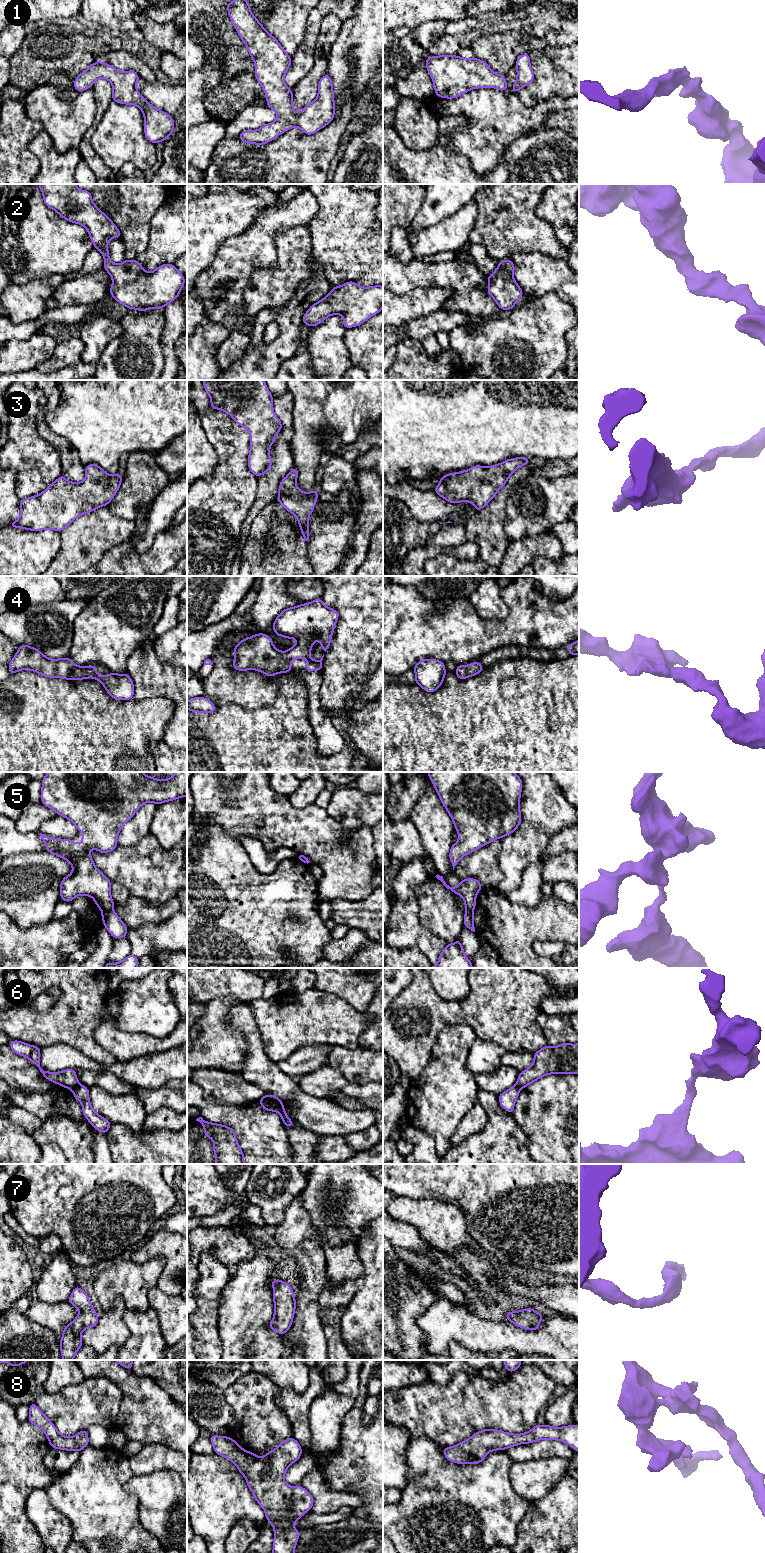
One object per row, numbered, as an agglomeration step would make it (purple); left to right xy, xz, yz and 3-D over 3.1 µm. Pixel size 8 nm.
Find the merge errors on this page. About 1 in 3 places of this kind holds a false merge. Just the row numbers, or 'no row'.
5, 6

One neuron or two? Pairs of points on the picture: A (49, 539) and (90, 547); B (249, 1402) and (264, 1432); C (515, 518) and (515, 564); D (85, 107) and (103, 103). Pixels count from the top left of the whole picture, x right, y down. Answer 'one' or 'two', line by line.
A: two
B: one
C: two
D: two

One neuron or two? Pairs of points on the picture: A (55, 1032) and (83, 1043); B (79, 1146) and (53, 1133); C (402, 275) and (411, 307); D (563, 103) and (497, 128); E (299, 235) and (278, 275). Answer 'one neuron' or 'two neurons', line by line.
A: one neuron
B: one neuron
C: two neurons
D: one neuron
E: one neuron

